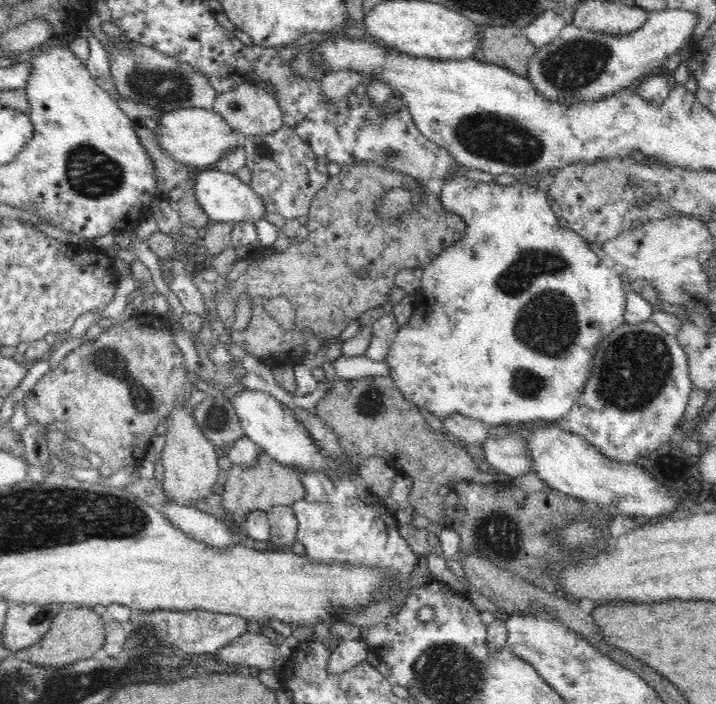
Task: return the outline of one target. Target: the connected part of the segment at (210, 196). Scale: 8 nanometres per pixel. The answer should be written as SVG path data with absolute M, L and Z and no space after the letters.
M206 168L205 171L194 173L191 181L193 195L197 203L214 222L232 221L254 222L262 219L267 213L264 201L251 185L244 184L236 175L219 171L216 168Z

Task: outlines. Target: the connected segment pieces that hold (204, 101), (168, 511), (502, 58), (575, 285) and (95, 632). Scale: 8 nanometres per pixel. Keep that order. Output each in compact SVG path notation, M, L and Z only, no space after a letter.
M113 38L111 41L112 46L104 46L104 49L108 53L110 72L121 99L152 106L161 113L183 108L210 110L213 107L218 93L210 86L210 81L200 75L200 72L194 71L188 63L135 41L132 44L122 42L120 38Z
M178 504L163 506L165 518L188 537L214 548L226 548L237 544L237 538L229 526L196 507Z
M481 26L481 30L476 60L498 64L516 75L528 74L527 62L538 48L528 41L524 28Z
M456 175L446 179L441 186L439 201L445 212L451 212L463 219L467 229L464 236L445 248L423 268L420 289L412 296L413 313L408 322L400 327L388 350L385 361L390 367L390 376L400 392L413 405L423 406L437 416L439 420L450 415L462 415L499 427L511 422L530 424L536 420L556 422L570 412L580 398L585 384L590 378L598 345L609 334L624 324L626 312L626 293L622 289L619 268L608 266L598 254L590 248L590 243L572 229L562 228L558 217L554 215L546 192L538 187L526 184L511 186L497 185L494 182L477 182Z
M62 606L60 612L56 614L54 622L52 622L50 631L36 644L25 648L24 650L17 650L11 653L14 658L19 658L20 660L25 660L31 662L32 664L40 666L55 666L61 667L65 664L72 664L76 661L90 658L94 656L100 648L105 644L105 616L98 615L90 607L80 607L80 606Z

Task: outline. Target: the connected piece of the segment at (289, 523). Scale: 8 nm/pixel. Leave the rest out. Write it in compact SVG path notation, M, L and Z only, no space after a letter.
M276 506L268 511L270 522L270 540L280 548L294 544L297 540L299 523L293 506Z

